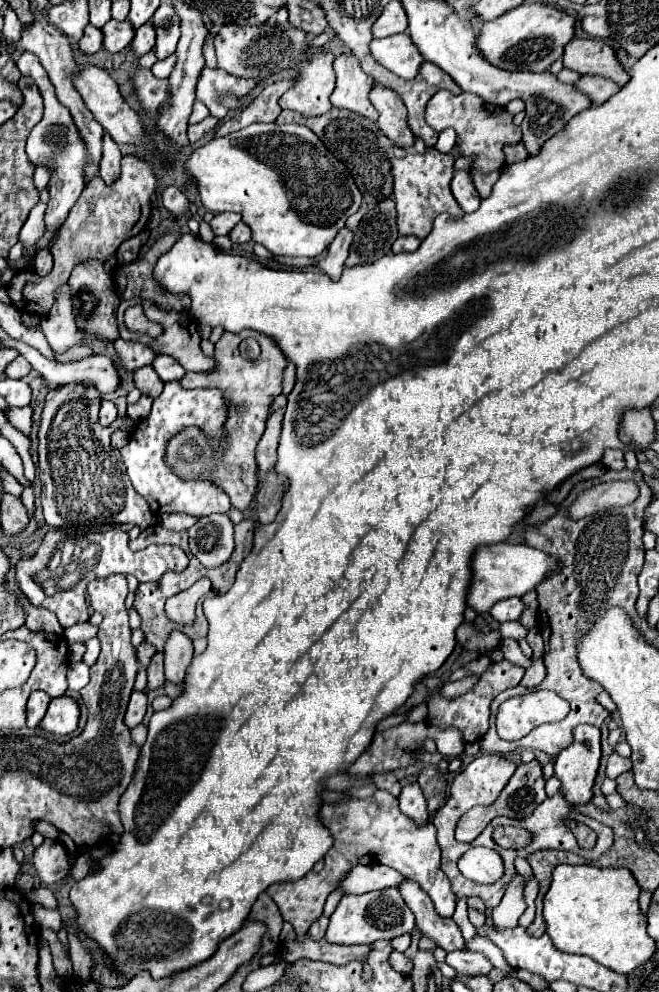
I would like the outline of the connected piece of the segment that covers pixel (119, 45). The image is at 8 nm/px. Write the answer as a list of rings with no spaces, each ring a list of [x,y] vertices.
[[[109,20],[103,28],[103,48],[111,54],[121,52],[131,40],[133,40],[133,26],[125,20],[125,22],[117,22],[117,20]]]

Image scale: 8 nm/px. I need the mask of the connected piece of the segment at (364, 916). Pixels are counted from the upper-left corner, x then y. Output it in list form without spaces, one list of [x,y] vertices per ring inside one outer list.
[[[397,888],[367,892],[359,896],[345,894],[329,918],[325,938],[331,944],[371,944],[375,940],[391,940],[395,936],[401,936],[407,932],[407,926],[415,926],[415,916],[407,908]]]

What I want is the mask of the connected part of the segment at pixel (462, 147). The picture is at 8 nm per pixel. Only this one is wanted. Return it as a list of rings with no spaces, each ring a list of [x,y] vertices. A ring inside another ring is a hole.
[[[451,90],[437,92],[429,102],[429,126],[435,130],[453,128],[457,132],[457,148],[463,158],[471,158],[469,170],[477,170],[489,174],[493,170],[501,170],[505,166],[503,146],[521,142],[521,128],[513,124],[513,114],[509,114],[503,106],[487,104],[479,96],[471,92],[453,94]]]

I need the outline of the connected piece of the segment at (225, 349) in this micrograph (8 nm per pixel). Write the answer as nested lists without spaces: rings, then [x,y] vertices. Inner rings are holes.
[[[223,332],[223,336],[219,338],[219,342],[215,344],[215,360],[217,360],[217,368],[213,372],[205,372],[205,374],[195,374],[195,372],[187,372],[181,380],[181,386],[183,388],[221,388],[223,394],[225,394],[225,400],[229,404],[229,420],[227,420],[227,436],[229,436],[229,448],[224,450],[216,450],[213,446],[213,441],[210,438],[201,434],[199,428],[187,428],[183,430],[181,434],[176,434],[167,443],[167,464],[171,464],[179,476],[185,476],[186,479],[196,479],[199,477],[211,478],[215,480],[231,498],[231,504],[237,508],[237,510],[247,510],[255,498],[255,488],[257,488],[257,482],[259,482],[259,476],[257,476],[257,464],[255,464],[255,448],[263,436],[263,430],[265,430],[265,422],[267,422],[267,414],[269,414],[269,406],[273,404],[275,396],[281,394],[281,384],[283,384],[283,370],[287,366],[287,358],[283,356],[283,352],[279,352],[275,340],[271,340],[269,336],[263,336],[261,332],[251,332],[251,338],[259,340],[259,346],[261,346],[261,354],[253,360],[245,360],[237,350],[239,350],[239,344],[241,344],[241,336],[239,334],[231,334],[231,332]],[[194,440],[198,446],[198,456],[193,462],[186,462],[181,459],[179,455],[179,449],[182,444]]]

